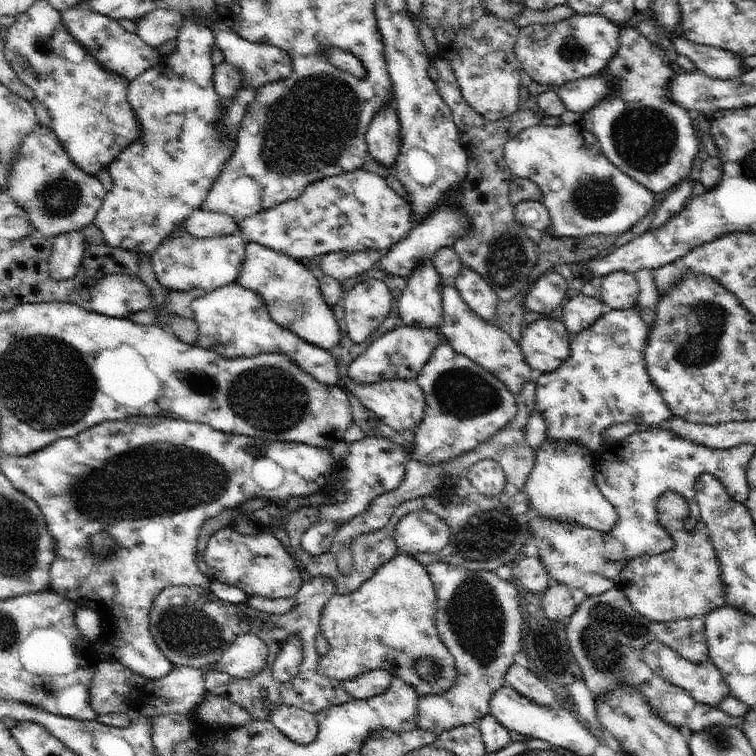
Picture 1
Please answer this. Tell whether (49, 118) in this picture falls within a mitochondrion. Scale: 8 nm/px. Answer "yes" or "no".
no

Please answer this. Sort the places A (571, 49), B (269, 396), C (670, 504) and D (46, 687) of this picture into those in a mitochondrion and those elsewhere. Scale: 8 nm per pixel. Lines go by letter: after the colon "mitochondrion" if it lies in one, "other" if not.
A: mitochondrion
B: mitochondrion
C: mitochondrion
D: mitochondrion

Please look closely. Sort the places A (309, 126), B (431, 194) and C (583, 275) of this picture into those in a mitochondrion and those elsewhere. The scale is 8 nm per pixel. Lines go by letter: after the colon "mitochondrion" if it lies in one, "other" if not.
A: mitochondrion
B: other
C: other

